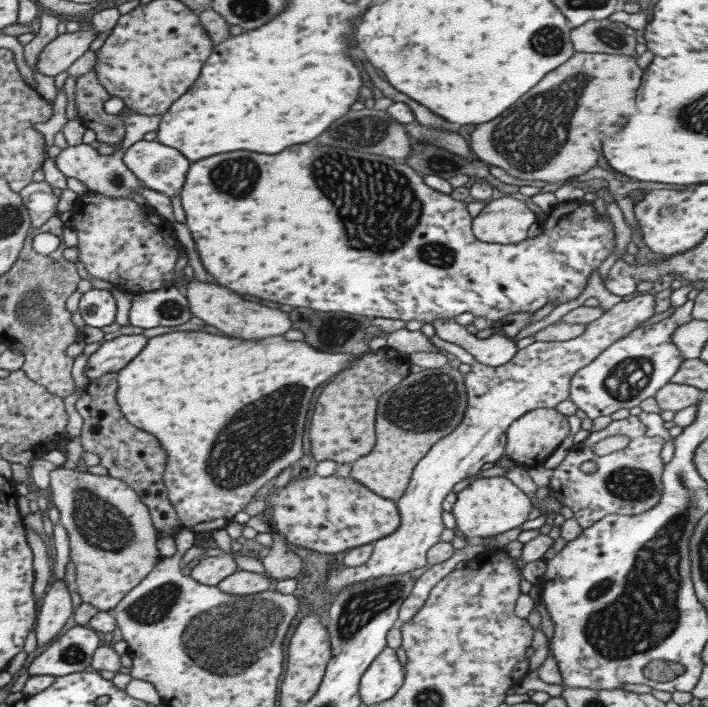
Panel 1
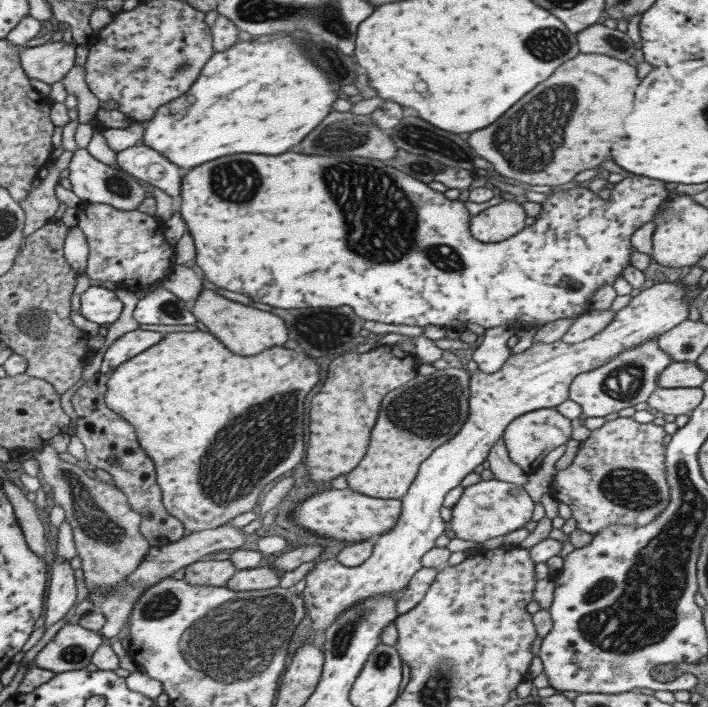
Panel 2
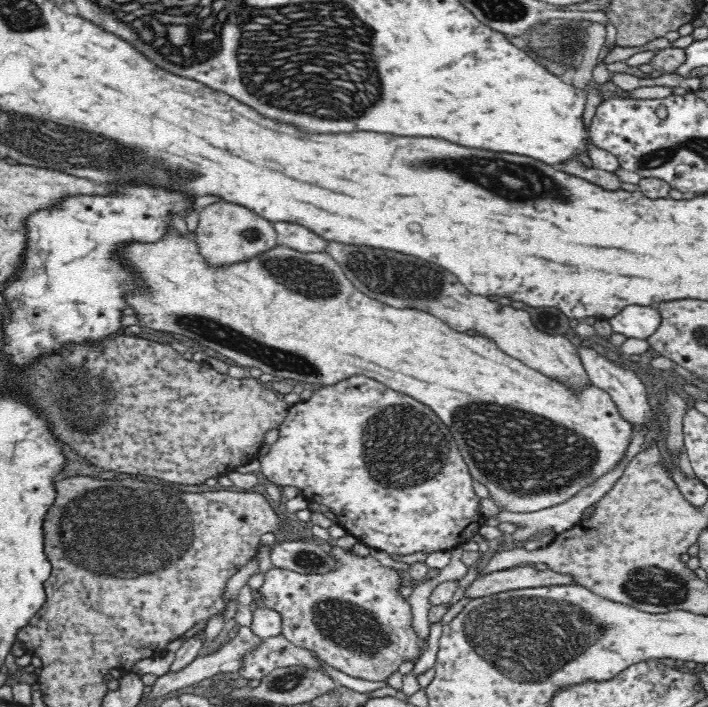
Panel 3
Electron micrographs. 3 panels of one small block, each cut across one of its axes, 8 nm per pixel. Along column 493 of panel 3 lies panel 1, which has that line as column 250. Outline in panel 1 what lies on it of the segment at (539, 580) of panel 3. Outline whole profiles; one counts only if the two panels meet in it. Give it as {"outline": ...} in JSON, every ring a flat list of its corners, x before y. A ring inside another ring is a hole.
{"outline":[[237,570,219,581,216,588,227,595,253,595,269,590,273,584,267,575]]}

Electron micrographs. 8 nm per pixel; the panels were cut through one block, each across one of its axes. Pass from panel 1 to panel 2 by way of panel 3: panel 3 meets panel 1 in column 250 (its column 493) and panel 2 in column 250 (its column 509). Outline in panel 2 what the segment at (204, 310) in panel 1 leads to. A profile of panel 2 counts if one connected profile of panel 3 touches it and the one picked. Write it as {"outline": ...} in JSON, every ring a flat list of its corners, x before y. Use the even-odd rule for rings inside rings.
{"outline":[[205,285,199,291,190,307,191,314,197,321,202,322,203,326,211,332,225,348,229,348,235,354,241,356,255,355,263,349,283,345,287,338,287,328,279,316,273,316,269,311,258,310,249,305,239,304,233,300,215,293]]}

